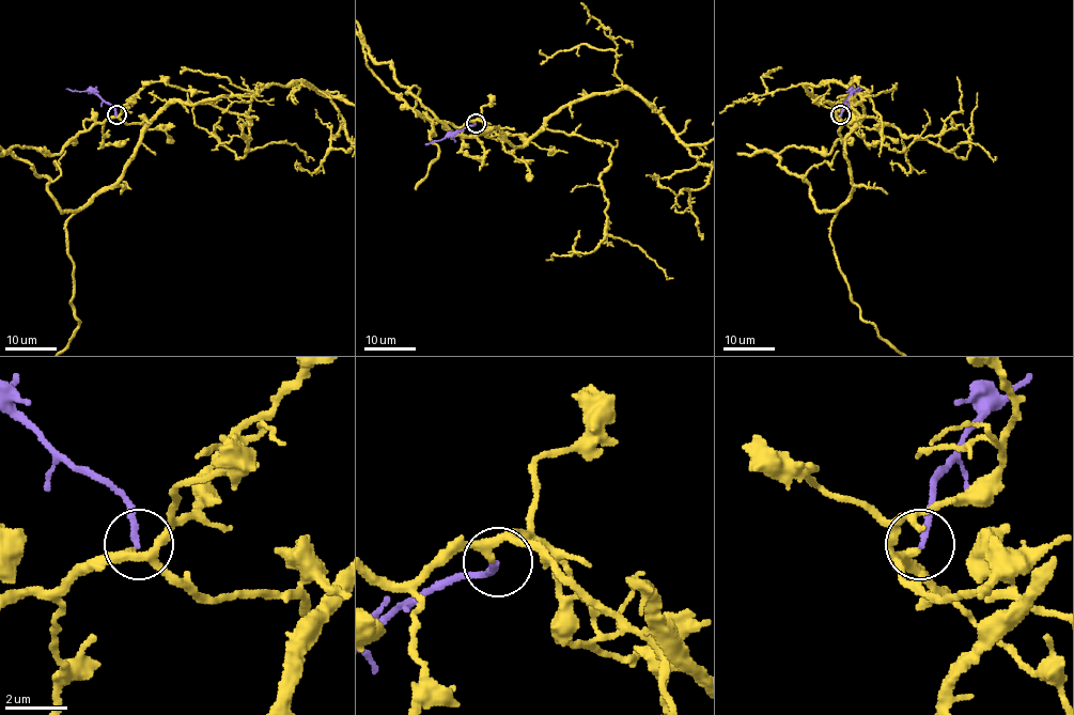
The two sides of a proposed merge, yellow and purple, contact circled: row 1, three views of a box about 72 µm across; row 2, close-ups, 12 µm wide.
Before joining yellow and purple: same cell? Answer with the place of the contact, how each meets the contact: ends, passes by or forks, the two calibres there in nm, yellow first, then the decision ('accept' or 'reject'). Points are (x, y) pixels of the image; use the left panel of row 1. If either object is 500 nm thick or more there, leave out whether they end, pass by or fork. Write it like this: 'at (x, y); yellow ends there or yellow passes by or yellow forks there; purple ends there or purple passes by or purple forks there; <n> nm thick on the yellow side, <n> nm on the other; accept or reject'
at (117, 114); yellow passes by; purple ends there; 240 nm thick on the yellow side, 190 nm on the other; reject

